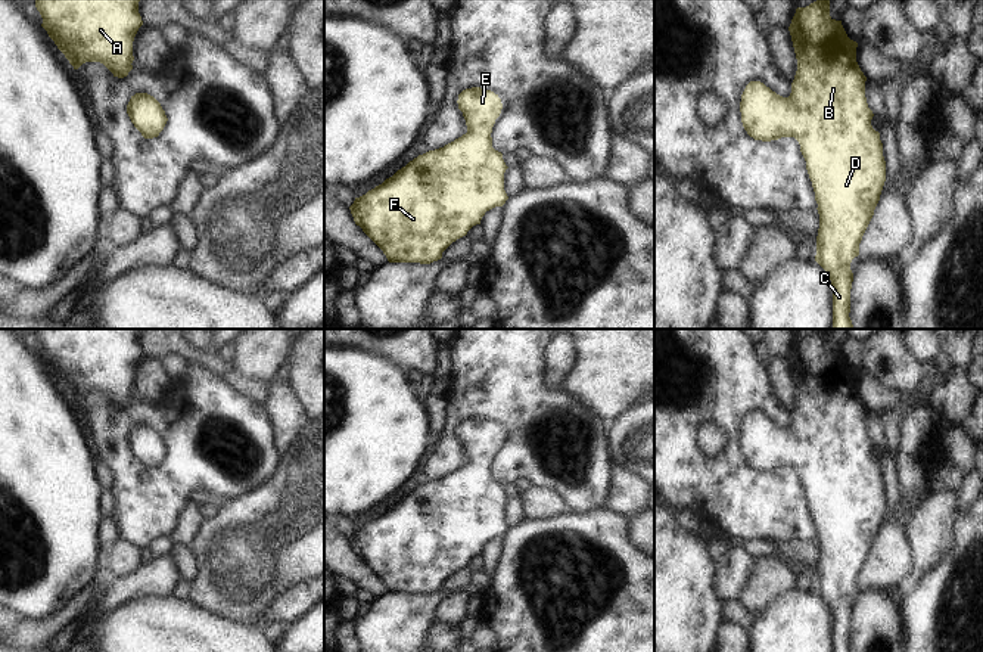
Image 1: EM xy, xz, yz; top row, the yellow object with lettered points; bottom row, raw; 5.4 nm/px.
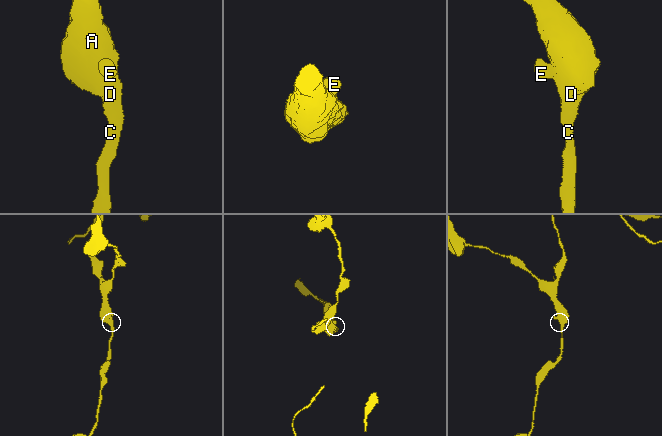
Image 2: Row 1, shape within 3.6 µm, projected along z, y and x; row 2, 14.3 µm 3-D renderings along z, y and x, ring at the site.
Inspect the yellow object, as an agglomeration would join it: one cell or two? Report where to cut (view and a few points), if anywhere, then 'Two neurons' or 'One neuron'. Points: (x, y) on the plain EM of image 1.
No split. One neuron.

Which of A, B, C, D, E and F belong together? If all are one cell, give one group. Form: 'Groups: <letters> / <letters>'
Groups: A B C D E F.

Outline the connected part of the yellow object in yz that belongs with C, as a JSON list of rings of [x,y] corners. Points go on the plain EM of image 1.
[[[818,329],[806,338],[797,338],[788,361],[797,389],[790,426],[783,428],[760,412],[750,412],[741,425],[741,453],[755,471],[794,468],[799,472],[818,534],[815,592],[831,611],[833,652],[852,652],[850,593],[859,586],[859,574],[886,512],[883,474],[871,456],[874,444],[865,428],[867,407],[856,392],[858,373],[847,367],[842,351],[830,347],[830,330]]]

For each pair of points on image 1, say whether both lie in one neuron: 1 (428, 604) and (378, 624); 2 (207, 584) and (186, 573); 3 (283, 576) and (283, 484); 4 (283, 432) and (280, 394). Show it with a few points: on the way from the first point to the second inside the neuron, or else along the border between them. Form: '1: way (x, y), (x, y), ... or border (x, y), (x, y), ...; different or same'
1: way (416, 611), (397, 624), (389, 624); same
2: border (186, 546), (196, 564), (196, 574), (192, 580); different
3: way (283, 553), (283, 506); same
4: way (283, 424), (283, 406), (280, 403); same

